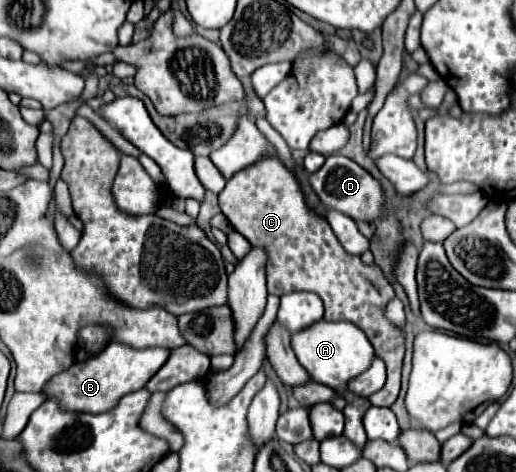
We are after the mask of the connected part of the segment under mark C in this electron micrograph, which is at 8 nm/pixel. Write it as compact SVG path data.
M266 156L258 162L242 168L240 172L236 172L226 182L226 188L220 192L218 198L220 198L220 210L230 220L234 230L238 230L244 238L248 238L250 244L268 244L268 266L270 268L266 268L266 278L268 278L270 294L282 296L282 294L298 292L298 290L314 292L324 302L324 320L326 322L346 320L364 330L364 334L368 336L370 344L376 350L376 356L382 358L388 368L388 380L386 380L384 388L380 388L376 394L372 394L370 402L372 402L372 406L392 406L394 400L398 398L398 390L400 390L404 336L402 336L400 328L396 328L396 326L388 324L388 320L384 320L384 312L382 312L384 304L388 300L392 300L392 296L394 296L394 288L388 282L388 278L384 276L384 272L376 264L364 264L360 260L360 256L348 254L342 248L342 244L334 236L326 218L316 214L308 206L306 194L298 182L298 178L292 172L288 172L284 168L284 164L280 160L276 160L274 156Z

